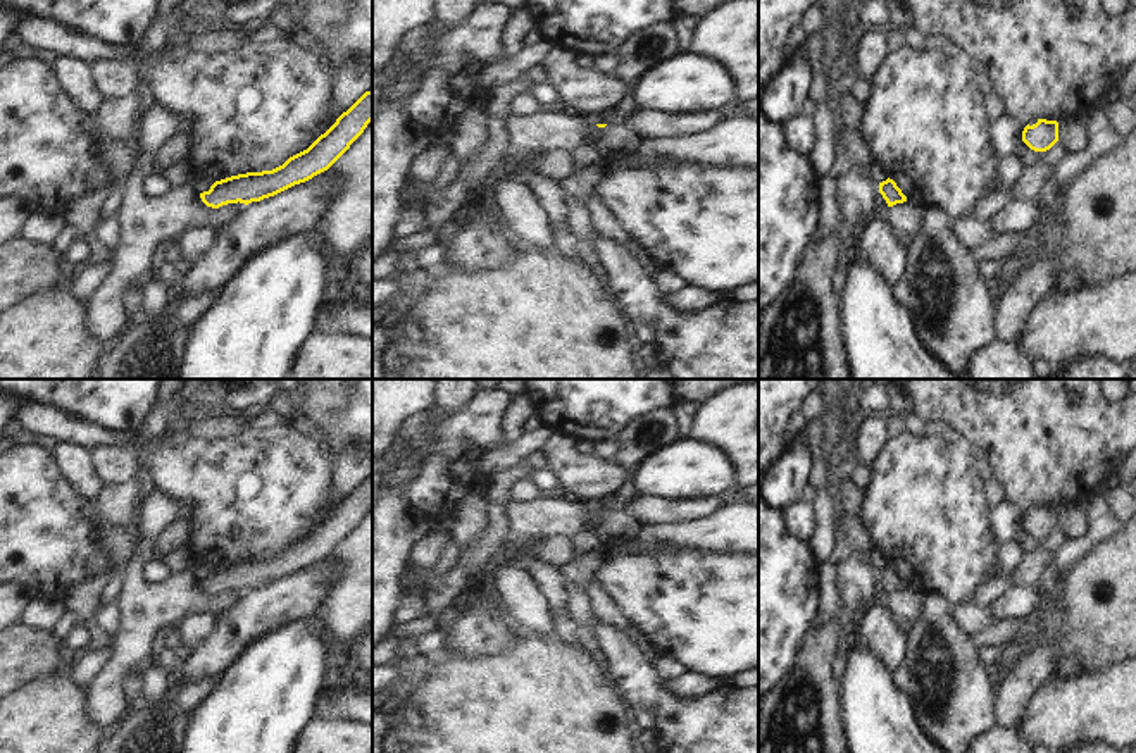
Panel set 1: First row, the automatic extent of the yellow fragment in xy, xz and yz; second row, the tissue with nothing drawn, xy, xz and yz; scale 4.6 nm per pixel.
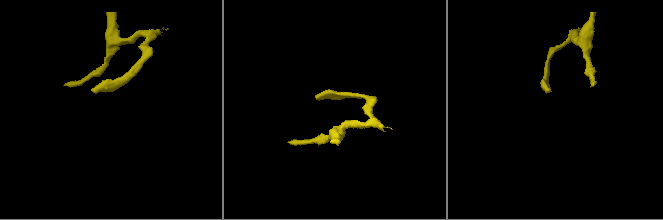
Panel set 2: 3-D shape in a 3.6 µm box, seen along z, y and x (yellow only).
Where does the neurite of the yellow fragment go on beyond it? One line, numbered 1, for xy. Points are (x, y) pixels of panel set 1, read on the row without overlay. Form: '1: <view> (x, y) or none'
1: none

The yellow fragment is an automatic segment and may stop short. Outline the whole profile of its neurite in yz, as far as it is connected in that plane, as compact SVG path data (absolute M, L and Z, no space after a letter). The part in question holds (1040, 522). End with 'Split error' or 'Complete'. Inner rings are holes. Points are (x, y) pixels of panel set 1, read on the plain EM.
M1038 505L1036 510L1026 512L1022 527L1034 538L1046 538L1058 527L1058 508Z. Complete.

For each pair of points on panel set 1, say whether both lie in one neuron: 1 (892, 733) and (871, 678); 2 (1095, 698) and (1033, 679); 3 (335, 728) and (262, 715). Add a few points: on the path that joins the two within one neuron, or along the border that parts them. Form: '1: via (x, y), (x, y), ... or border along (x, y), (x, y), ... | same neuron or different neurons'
1: via (878, 719), (871, 703), (871, 691) | same neuron
2: border along (1047, 679), (1033, 696), (1024, 719) | different neurons
3: border along (318, 715), (302, 734) | different neurons

